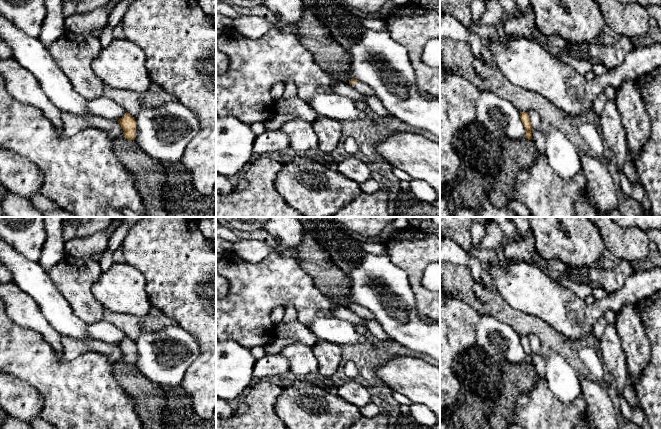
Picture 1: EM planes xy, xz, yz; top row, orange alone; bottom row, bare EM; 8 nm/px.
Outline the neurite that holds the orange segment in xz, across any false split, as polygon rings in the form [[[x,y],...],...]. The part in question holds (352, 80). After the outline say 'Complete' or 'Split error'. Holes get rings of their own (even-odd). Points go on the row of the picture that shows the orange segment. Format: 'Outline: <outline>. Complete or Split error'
Outline: [[[352,78],[349,84],[363,95],[375,95],[371,87],[357,79]]]. Split error

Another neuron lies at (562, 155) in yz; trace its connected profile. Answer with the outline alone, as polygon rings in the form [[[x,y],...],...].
[[[557,128],[545,133],[545,157],[551,168],[563,179],[574,179],[582,173],[580,151]]]

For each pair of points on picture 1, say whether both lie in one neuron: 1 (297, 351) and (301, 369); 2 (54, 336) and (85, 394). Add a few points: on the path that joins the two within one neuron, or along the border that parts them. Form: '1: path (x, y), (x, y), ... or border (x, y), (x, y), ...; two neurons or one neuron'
1: path (299, 355), (301, 365); one neuron
2: border (42, 335), (61, 357); two neurons

